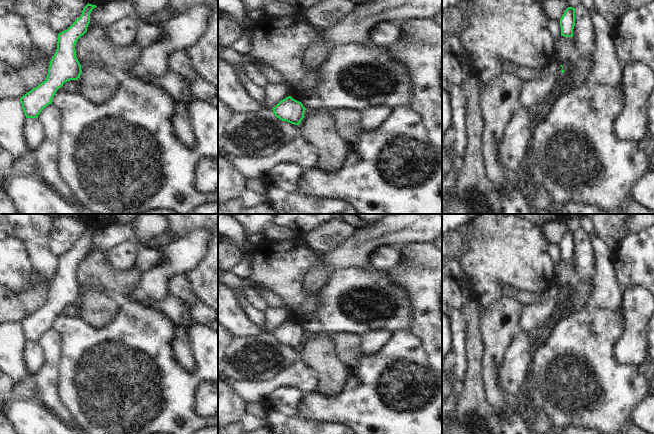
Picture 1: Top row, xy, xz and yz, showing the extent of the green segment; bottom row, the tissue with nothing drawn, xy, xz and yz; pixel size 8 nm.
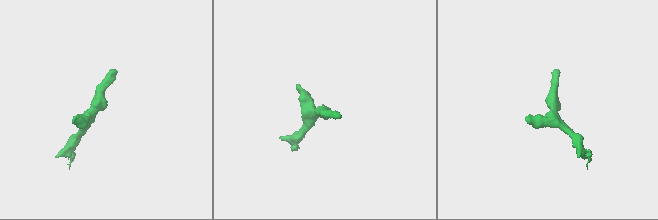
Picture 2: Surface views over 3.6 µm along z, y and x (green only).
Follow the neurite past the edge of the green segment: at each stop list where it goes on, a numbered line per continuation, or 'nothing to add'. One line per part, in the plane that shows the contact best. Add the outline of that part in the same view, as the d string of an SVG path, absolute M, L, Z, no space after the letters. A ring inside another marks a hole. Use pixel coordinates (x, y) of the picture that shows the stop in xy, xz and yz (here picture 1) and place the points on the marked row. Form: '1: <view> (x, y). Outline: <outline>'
nothing to add.

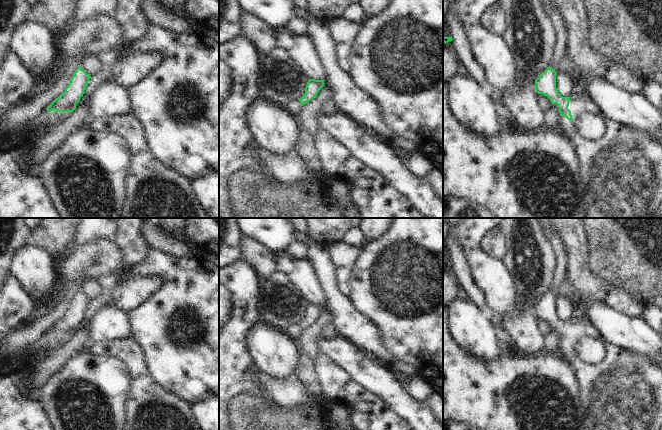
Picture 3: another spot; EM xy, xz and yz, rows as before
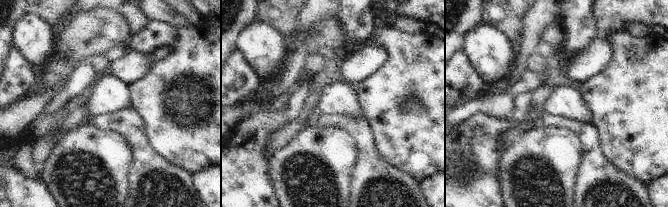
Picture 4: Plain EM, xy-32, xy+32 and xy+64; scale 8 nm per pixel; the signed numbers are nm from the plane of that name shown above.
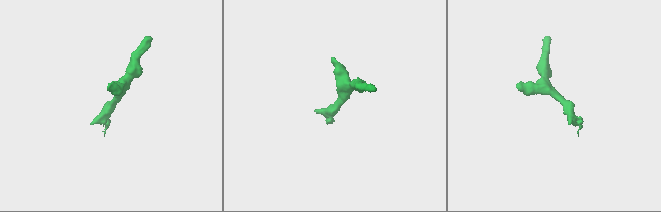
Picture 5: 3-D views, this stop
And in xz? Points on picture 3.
nothing to add.

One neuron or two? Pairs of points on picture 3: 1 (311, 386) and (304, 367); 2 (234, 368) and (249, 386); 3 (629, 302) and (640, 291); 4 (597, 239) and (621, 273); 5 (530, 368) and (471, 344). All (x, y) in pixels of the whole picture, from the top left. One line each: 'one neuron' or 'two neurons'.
1: one neuron
2: one neuron
3: two neurons
4: one neuron
5: two neurons

